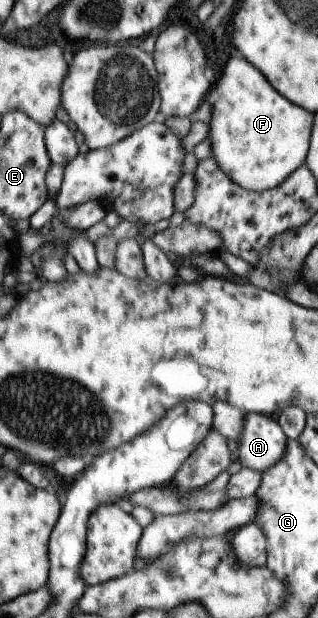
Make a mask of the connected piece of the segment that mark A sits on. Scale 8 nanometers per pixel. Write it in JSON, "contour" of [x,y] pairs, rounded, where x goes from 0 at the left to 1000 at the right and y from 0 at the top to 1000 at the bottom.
{"contour":[[[780,668],[764,672],[761,696],[730,722],[755,757],[824,767],[890,736],[899,707],[865,673]]]}

